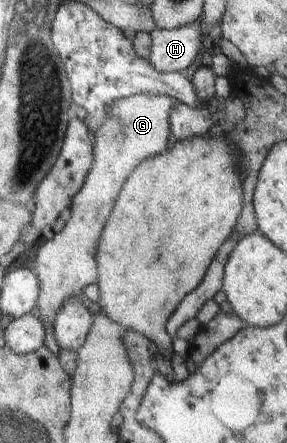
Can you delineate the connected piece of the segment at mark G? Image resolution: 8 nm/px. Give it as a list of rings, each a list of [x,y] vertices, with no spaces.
[[[142,93],[115,102],[112,115],[94,134],[96,140],[96,164],[85,187],[74,197],[72,217],[65,228],[41,246],[35,259],[34,271],[42,281],[42,294],[38,307],[42,320],[55,326],[55,322],[67,300],[83,295],[89,284],[98,284],[100,271],[98,256],[105,228],[112,220],[113,212],[131,176],[145,160],[168,152],[172,134],[172,113],[180,101],[177,98]]]

